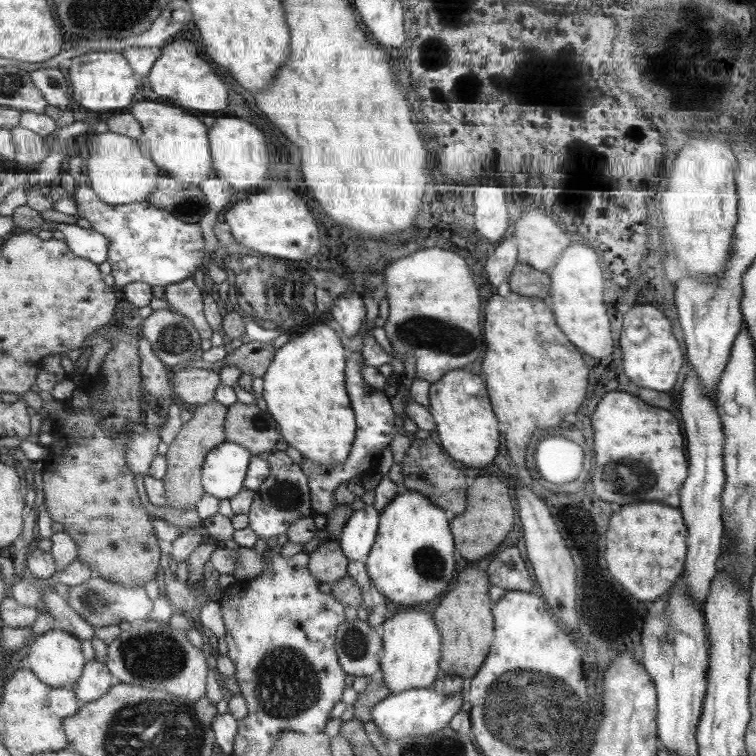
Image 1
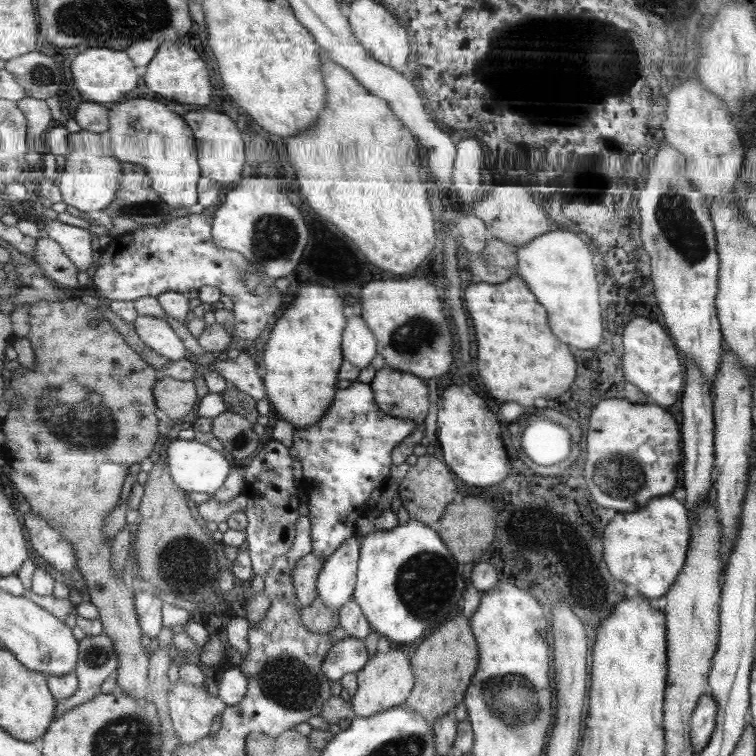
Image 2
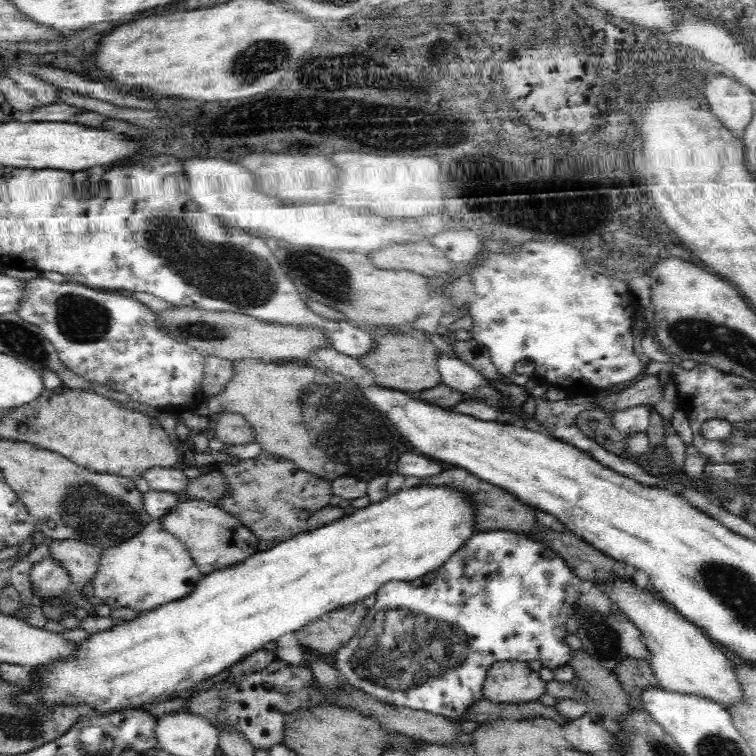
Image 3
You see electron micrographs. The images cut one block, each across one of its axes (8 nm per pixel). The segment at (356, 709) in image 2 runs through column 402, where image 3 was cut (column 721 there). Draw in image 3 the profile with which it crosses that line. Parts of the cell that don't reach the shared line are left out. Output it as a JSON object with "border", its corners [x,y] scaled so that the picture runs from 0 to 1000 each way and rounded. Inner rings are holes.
{"border":[[[811,763],[800,767],[796,774],[802,775],[802,790],[848,837],[849,848],[854,851],[854,858],[860,864],[857,880],[873,909],[889,917],[937,923],[955,934],[974,933],[983,926],[979,902],[974,901],[971,878],[963,874],[958,860],[939,847],[923,828],[886,806],[860,778],[840,778],[836,765]]]}

